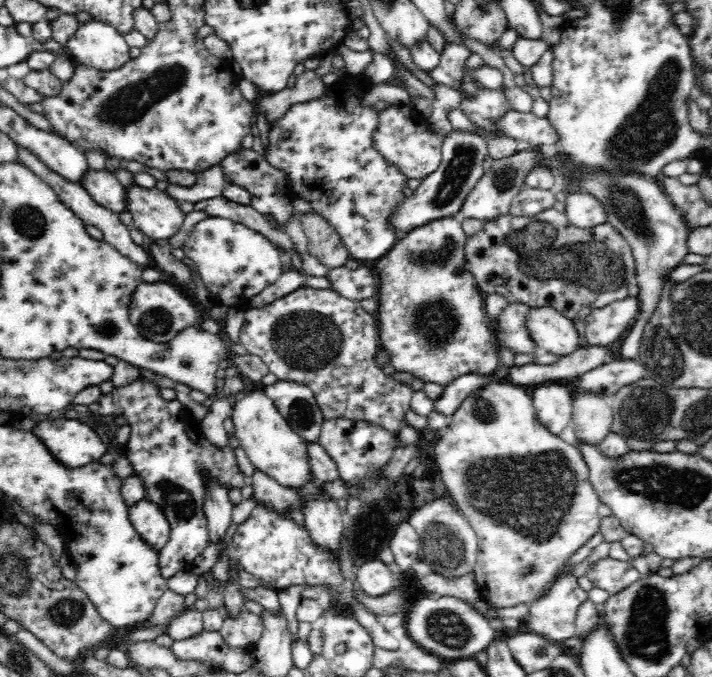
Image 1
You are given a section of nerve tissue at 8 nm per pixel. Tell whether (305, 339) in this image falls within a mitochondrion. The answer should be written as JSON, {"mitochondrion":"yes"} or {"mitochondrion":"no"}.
{"mitochondrion":"yes"}

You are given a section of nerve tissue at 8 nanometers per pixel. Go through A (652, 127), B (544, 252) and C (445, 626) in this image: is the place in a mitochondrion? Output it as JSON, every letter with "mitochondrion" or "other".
{"A":"mitochondrion","B":"mitochondrion","C":"mitochondrion"}

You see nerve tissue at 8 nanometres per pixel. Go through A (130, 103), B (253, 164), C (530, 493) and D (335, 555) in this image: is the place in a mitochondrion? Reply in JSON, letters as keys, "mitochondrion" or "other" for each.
{"A":"mitochondrion","B":"other","C":"mitochondrion","D":"other"}

